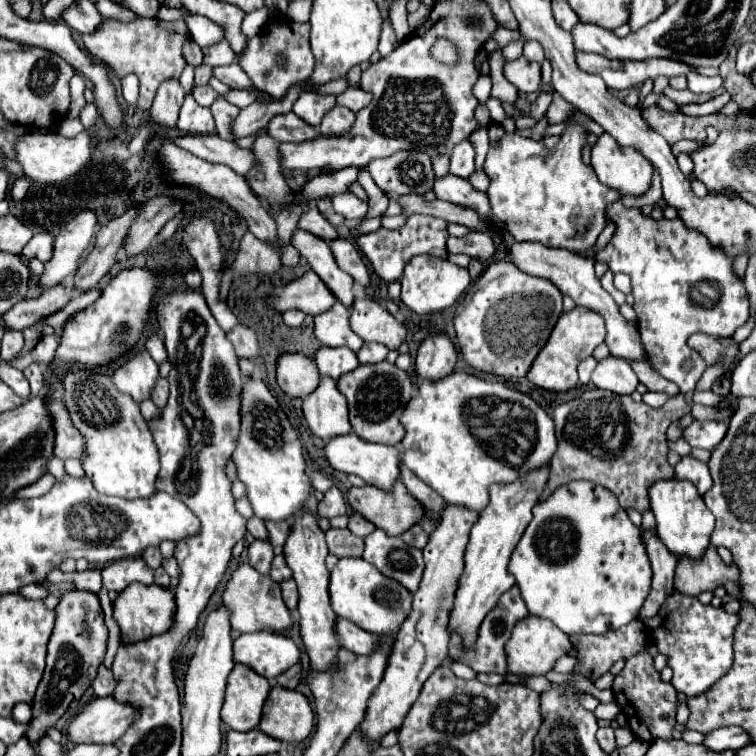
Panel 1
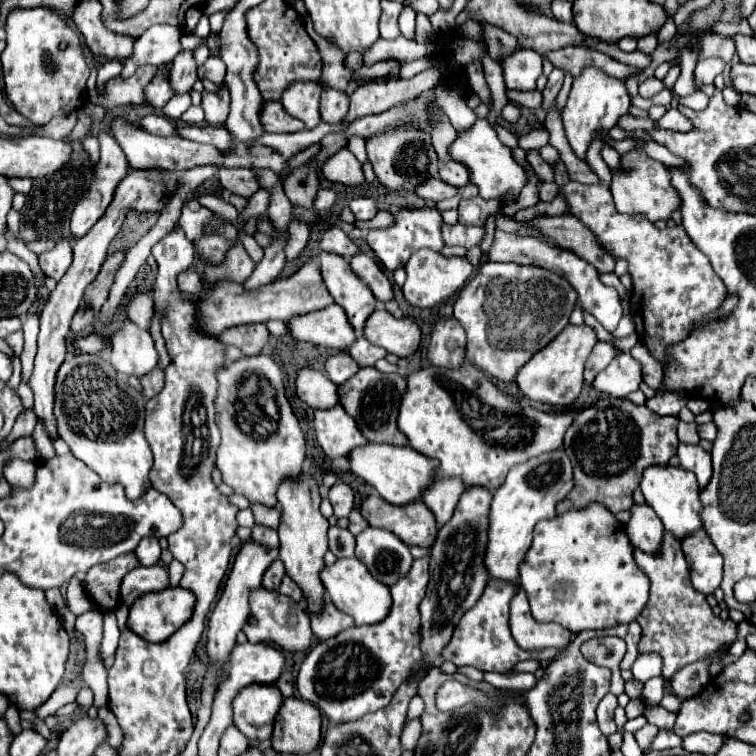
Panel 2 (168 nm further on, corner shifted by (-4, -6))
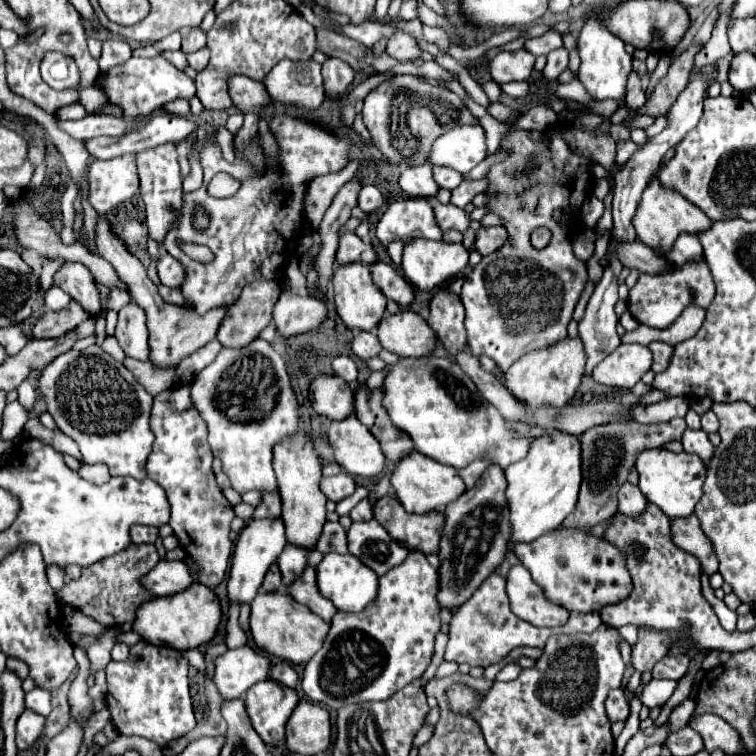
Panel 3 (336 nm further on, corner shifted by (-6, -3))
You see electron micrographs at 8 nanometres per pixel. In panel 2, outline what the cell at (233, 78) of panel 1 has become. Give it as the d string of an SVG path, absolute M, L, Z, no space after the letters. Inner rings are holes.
M210 56L206 60L206 64L202 68L198 68L200 80L210 80L210 82L216 82L216 84L222 84L224 82L224 74L226 74L226 66L216 56Z

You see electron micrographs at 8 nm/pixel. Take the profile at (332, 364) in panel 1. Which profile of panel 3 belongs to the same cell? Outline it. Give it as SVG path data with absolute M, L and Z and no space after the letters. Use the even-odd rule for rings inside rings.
M340 355L340 357L336 357L336 359L332 361L332 371L334 371L334 375L346 379L348 383L354 383L356 377L358 377L356 363L354 363L350 357L346 357L346 355Z

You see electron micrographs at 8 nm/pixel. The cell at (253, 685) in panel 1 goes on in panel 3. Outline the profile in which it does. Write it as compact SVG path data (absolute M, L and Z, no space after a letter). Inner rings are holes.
M272 679L256 683L246 693L246 709L252 727L266 745L280 745L286 739L284 727L300 697L294 689Z

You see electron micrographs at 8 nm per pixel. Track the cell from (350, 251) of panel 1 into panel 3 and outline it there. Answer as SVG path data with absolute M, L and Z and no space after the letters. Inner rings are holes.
M378 261L378 263L370 265L370 271L374 277L374 283L380 287L380 291L388 299L396 301L400 307L408 307L414 301L414 289L406 281L406 277L398 273L398 269L394 269L388 263Z

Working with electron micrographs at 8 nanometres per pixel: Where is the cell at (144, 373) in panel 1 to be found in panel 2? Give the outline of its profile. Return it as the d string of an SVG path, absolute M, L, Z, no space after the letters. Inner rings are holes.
M124 322L112 338L110 364L124 376L142 378L150 374L158 364L158 352L152 336L146 330L140 330L134 322Z

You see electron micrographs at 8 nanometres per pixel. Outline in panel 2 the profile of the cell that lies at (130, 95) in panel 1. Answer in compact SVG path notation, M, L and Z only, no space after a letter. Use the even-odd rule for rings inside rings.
M156 24L156 26L148 28L136 40L134 56L124 62L124 68L122 68L120 76L128 78L142 64L160 66L160 64L172 62L182 52L180 36L182 36L180 28L170 26L170 24Z

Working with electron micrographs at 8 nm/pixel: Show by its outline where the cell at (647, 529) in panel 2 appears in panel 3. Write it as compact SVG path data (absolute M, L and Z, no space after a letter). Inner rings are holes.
M624 483L620 487L620 491L618 491L618 503L620 503L618 511L622 511L624 515L634 517L634 515L640 515L646 509L648 501L646 501L646 497L642 495L642 491L636 485Z

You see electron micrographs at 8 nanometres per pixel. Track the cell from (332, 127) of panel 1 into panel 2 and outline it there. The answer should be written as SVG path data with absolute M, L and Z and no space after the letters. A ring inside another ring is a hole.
M326 88L320 98L320 116L328 124L338 124L348 114L348 96L344 92Z

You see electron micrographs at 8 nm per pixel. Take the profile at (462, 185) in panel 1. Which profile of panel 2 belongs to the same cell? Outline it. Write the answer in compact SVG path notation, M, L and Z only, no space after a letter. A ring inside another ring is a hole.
M434 178L432 182L426 182L424 186L418 186L414 192L416 192L420 198L428 198L428 200L438 202L438 200L444 200L444 198L452 198L452 196L460 194L462 190L456 188L456 186L448 186L448 184L442 182L440 178Z

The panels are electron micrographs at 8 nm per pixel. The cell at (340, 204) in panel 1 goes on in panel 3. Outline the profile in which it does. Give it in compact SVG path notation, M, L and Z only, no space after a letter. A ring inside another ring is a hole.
M374 185L362 187L360 197L358 197L358 207L360 207L362 211L372 213L372 211L376 211L382 203L384 203L384 199L382 199L382 193L378 191L378 187L374 187Z

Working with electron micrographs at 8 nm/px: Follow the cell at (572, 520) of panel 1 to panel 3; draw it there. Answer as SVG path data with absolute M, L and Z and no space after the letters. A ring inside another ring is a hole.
M560 527L534 541L514 543L512 551L528 567L534 581L542 585L546 597L562 603L568 611L600 611L604 605L618 603L630 593L630 573L626 573L622 553L602 537L592 537L588 529L570 531Z

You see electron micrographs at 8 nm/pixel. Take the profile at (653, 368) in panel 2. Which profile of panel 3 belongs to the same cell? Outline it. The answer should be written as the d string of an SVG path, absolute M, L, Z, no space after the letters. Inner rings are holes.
M652 341L648 347L650 347L650 351L654 353L652 371L654 371L654 373L662 373L664 367L668 367L668 363L670 363L670 357L672 357L672 353L674 353L674 347L668 345L668 343L662 343L662 341Z

